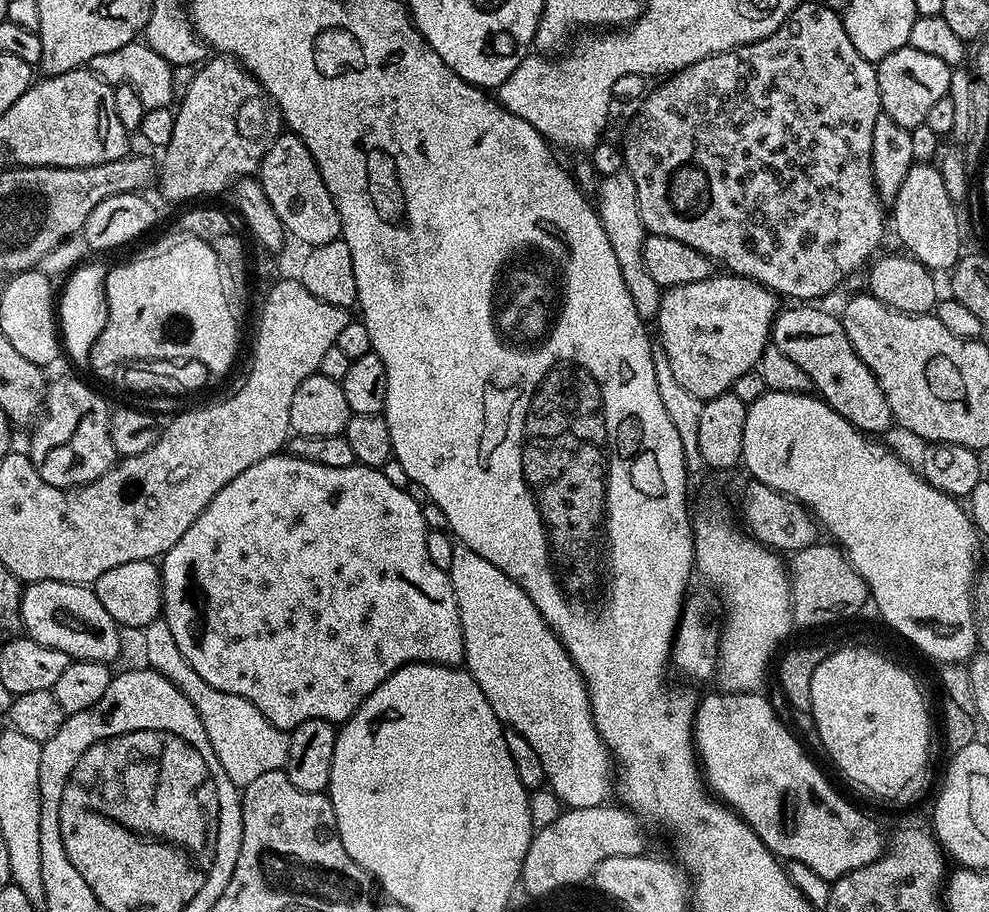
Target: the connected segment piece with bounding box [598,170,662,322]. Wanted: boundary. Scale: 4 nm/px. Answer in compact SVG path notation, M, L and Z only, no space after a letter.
M627 170L603 177L598 184L599 192L600 221L606 230L606 238L610 238L610 246L614 246L614 258L618 258L622 279L626 281L626 290L630 290L630 298L634 298L634 310L638 310L641 320L651 321L660 309L662 289L658 286L658 282L654 282L654 278L650 278L650 270L646 270L642 258L646 233L638 214L638 190L634 190L634 178Z

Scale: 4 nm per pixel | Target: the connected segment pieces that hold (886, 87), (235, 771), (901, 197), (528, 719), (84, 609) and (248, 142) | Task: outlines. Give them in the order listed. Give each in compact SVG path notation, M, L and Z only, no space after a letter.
M905 46L878 61L876 73L883 115L894 118L898 126L911 130L924 122L930 106L934 106L938 98L948 95L952 68L942 62L942 58L933 58L930 54L922 54L922 50Z
M164 619L150 622L144 628L146 636L145 661L147 667L162 674L190 702L194 702L194 710L198 710L198 718L202 718L202 726L206 726L206 738L210 738L210 746L214 746L214 754L218 754L218 762L222 762L222 770L226 770L226 778L234 782L238 790L250 786L261 774L279 772L288 762L289 733L283 728L274 726L246 698L238 698L238 694L226 694L222 690L214 690L194 666L182 656L178 650L178 642L174 642L174 634L170 634L170 626Z
M928 162L913 163L890 208L890 224L896 227L896 236L904 243L903 251L936 274L955 268L962 255L956 208L957 201L950 198L939 167Z
M454 543L454 562L447 569L448 577L458 602L458 614L464 631L463 667L478 682L478 690L486 694L490 710L500 719L501 724L511 731L522 734L530 747L538 753L542 762L547 787L559 798L561 805L568 808L598 806L609 799L614 788L614 761L612 753L598 734L592 717L588 687L578 666L562 646L562 642L550 630L542 618L538 606L530 602L526 590L518 586L498 566L486 562L482 554L474 554L470 546Z
M33 580L24 588L20 613L27 639L38 642L42 646L50 646L54 650L62 650L62 654L66 654L72 660L89 660L111 665L112 660L121 659L120 628L116 620L110 618L110 614L106 614L106 606L102 606L102 602L98 602L95 591L91 587L57 580Z
M223 54L213 55L211 58L205 59L203 63L195 69L197 71L192 76L192 81L188 84L188 89L179 97L180 108L175 109L176 117L174 118L174 135L170 137L170 142L163 148L162 155L158 160L158 189L168 200L192 200L195 196L216 196L219 192L224 192L233 187L236 181L245 178L252 178L260 171L260 163L266 154L266 150L270 150L270 146L276 141L276 137L282 132L282 117L280 109L272 103L272 99L268 97L263 86L241 66L240 61L233 58L233 56L226 56Z

